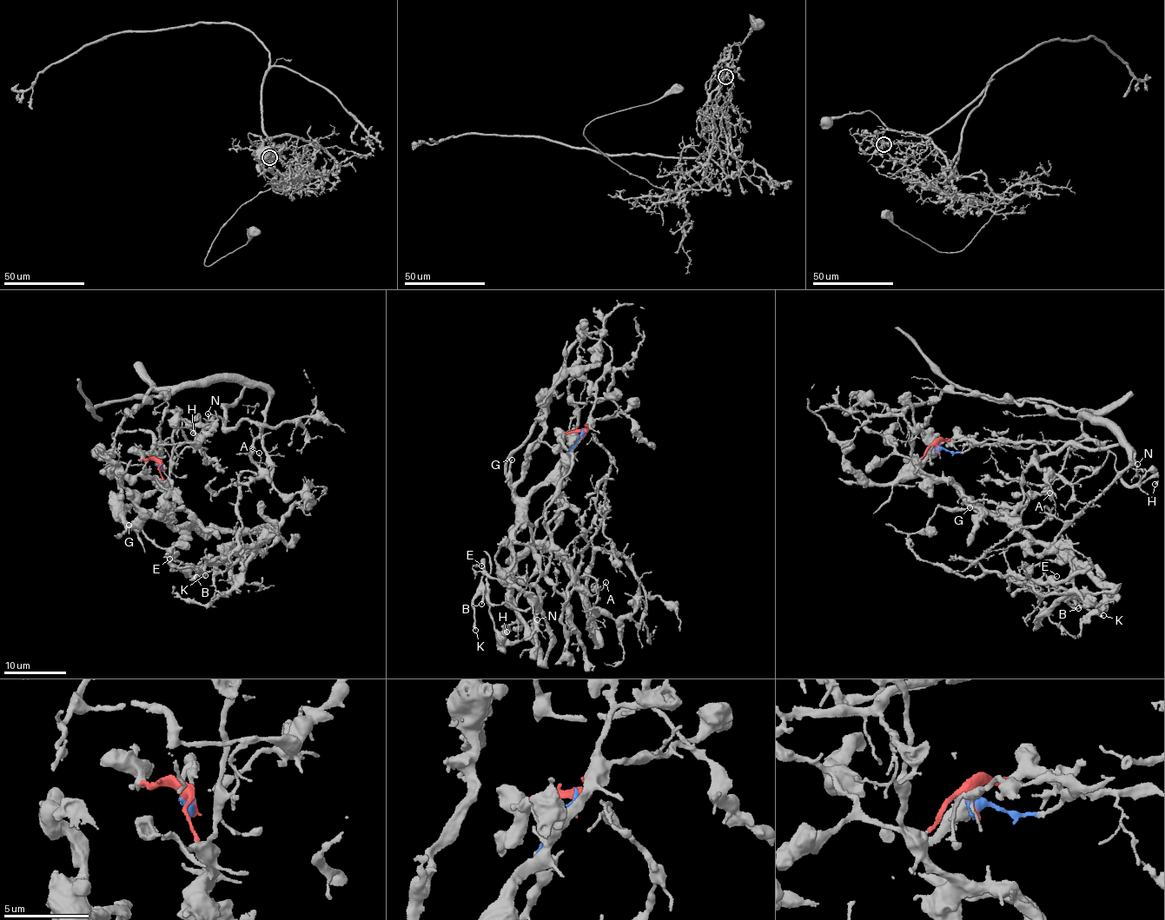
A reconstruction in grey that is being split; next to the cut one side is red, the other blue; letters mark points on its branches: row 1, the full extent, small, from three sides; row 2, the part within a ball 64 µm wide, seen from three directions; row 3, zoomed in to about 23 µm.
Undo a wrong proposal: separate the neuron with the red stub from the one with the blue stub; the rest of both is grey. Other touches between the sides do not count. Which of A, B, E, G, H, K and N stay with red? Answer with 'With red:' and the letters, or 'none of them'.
With red: B, E, G, K

